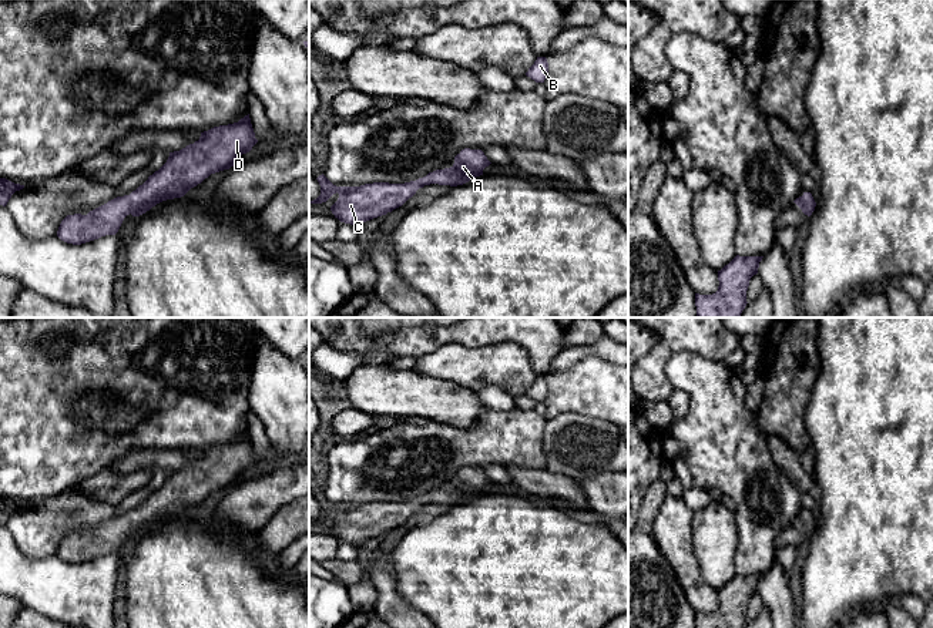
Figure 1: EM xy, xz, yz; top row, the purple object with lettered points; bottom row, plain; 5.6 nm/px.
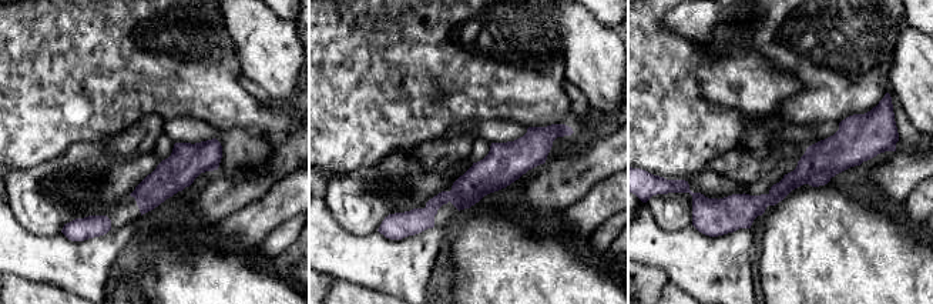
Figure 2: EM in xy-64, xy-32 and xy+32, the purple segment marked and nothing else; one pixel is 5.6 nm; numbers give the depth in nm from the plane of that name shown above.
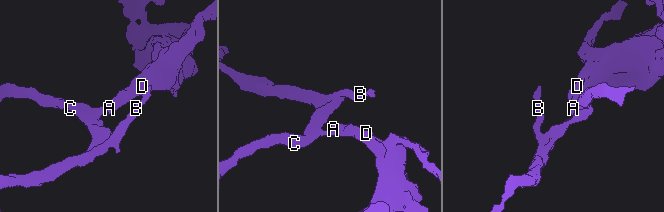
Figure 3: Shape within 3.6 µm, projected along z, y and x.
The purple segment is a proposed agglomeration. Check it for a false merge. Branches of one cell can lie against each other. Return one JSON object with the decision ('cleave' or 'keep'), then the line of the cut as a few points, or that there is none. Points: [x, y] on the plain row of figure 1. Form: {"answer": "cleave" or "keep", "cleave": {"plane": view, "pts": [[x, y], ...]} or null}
{"answer": "keep", "cleave": null}

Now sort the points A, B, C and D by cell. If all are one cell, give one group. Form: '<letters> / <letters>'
A B C D

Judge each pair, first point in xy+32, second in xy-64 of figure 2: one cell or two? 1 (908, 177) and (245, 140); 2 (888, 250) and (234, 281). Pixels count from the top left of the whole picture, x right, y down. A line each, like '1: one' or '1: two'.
1: two
2: one

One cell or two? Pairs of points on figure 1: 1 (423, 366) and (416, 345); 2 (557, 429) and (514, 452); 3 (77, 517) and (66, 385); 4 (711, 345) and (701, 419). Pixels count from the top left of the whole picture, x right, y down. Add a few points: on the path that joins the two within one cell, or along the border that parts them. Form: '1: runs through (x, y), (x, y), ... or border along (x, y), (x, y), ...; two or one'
1: border along (450, 342), (418, 359); two
2: border along (547, 419), (543, 435), (543, 467); two
3: border along (76, 484), (43, 499); two
4: border along (675, 352), (694, 352), (722, 362); two

